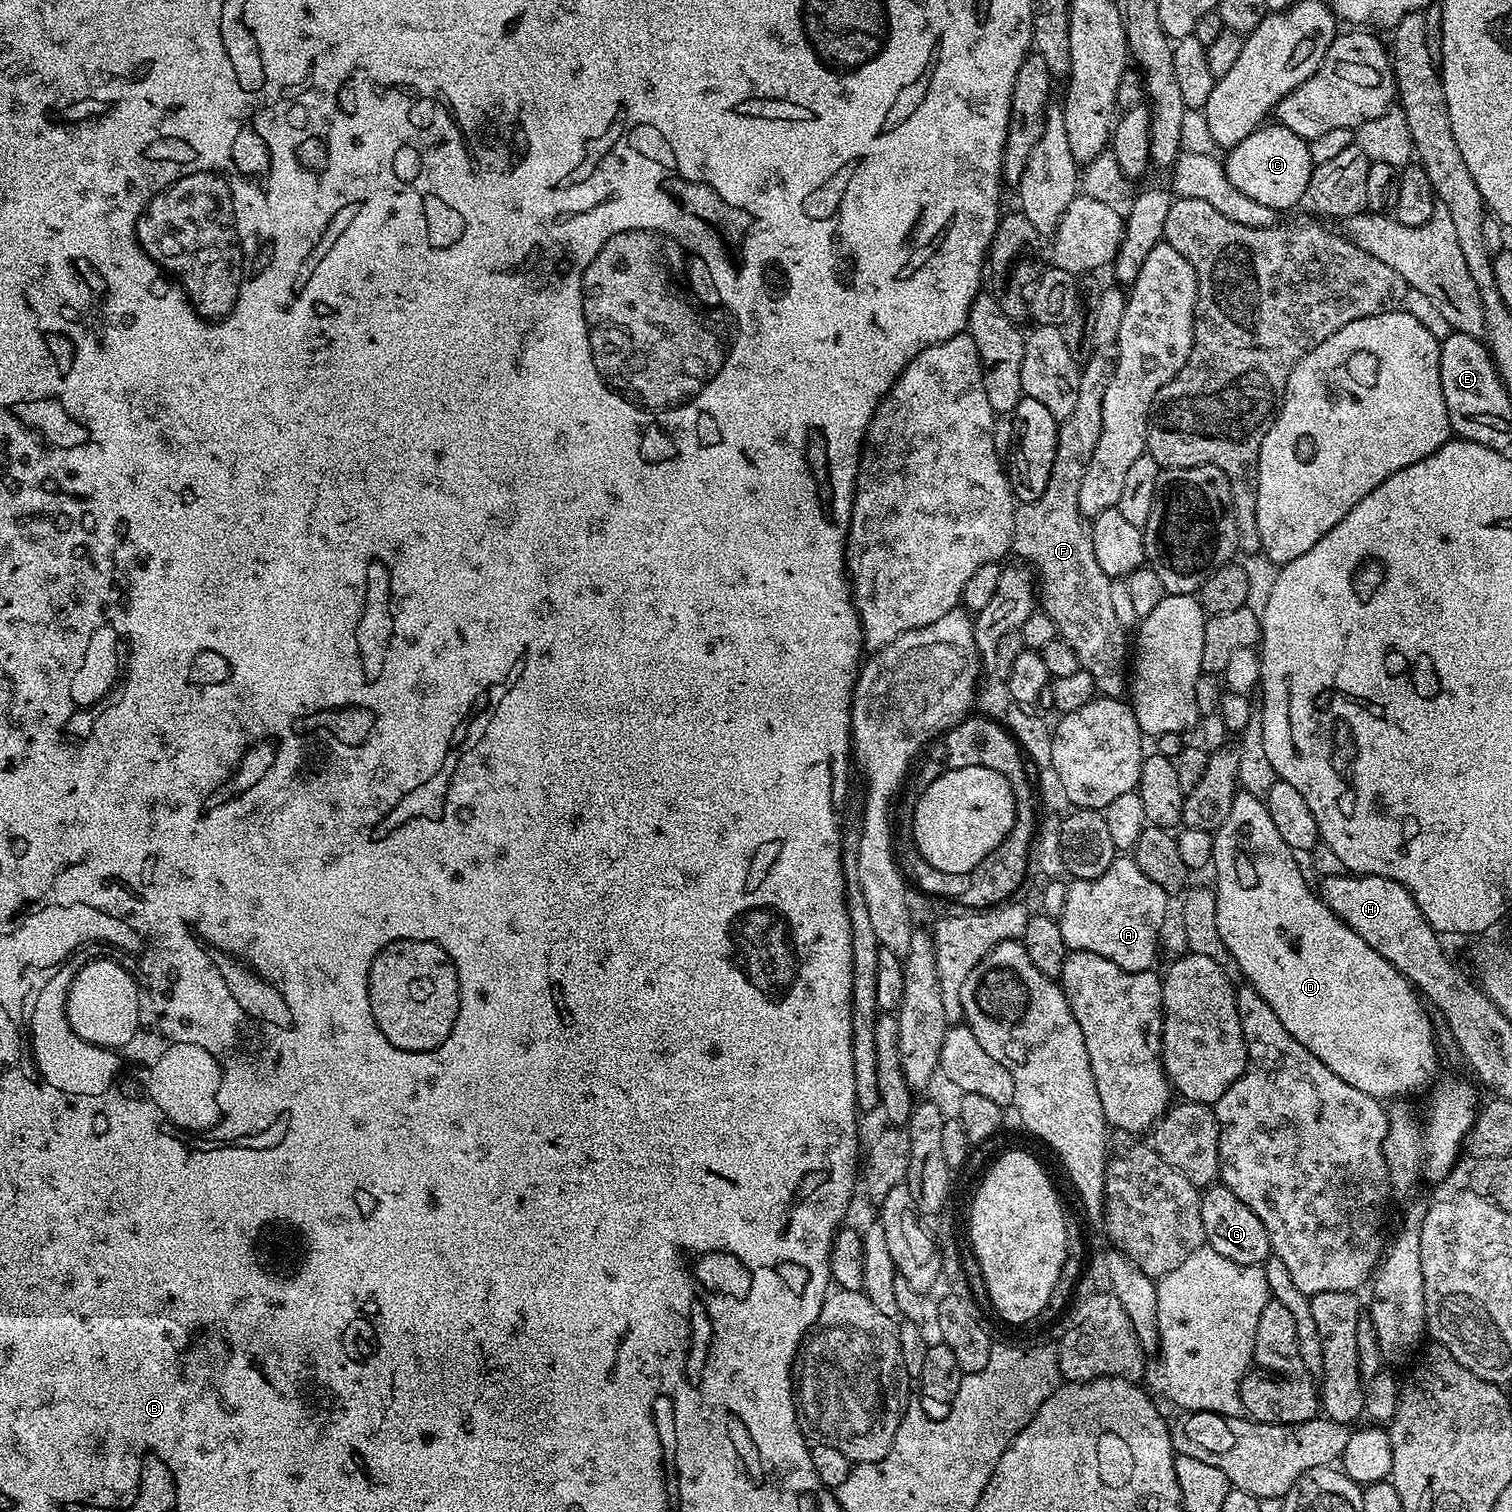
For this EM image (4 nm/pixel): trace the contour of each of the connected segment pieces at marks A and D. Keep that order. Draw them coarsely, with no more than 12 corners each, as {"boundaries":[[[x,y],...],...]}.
{"boundaries":[[[1117,855],[1068,884],[1073,952],[1149,971],[1169,893]],[[1267,803],[1214,834],[1218,934],[1278,1022],[1389,1102],[1429,1009],[1308,885]]]}

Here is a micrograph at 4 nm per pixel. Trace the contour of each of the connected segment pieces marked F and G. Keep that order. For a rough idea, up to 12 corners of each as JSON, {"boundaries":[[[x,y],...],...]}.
{"boundaries":[[[1093,351],[1050,482],[1011,551],[1100,696],[1126,692],[1130,636],[1078,506],[1116,369]],[[1222,1182],[1203,1189],[1207,1247],[1263,1266],[1272,1243],[1258,1214]]]}

